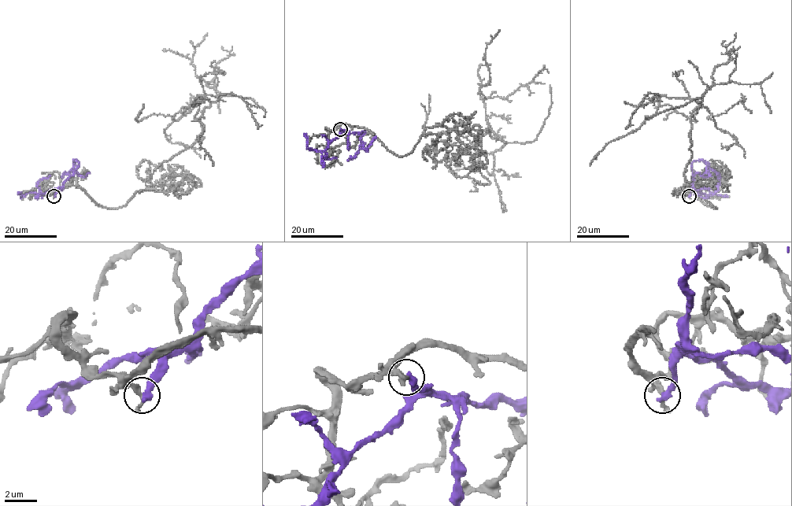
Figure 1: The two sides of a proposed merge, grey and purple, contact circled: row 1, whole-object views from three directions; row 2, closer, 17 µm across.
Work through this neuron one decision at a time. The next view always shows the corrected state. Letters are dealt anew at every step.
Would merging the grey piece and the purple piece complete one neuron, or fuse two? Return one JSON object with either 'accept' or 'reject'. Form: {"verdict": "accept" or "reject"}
{"verdict": "reject"}

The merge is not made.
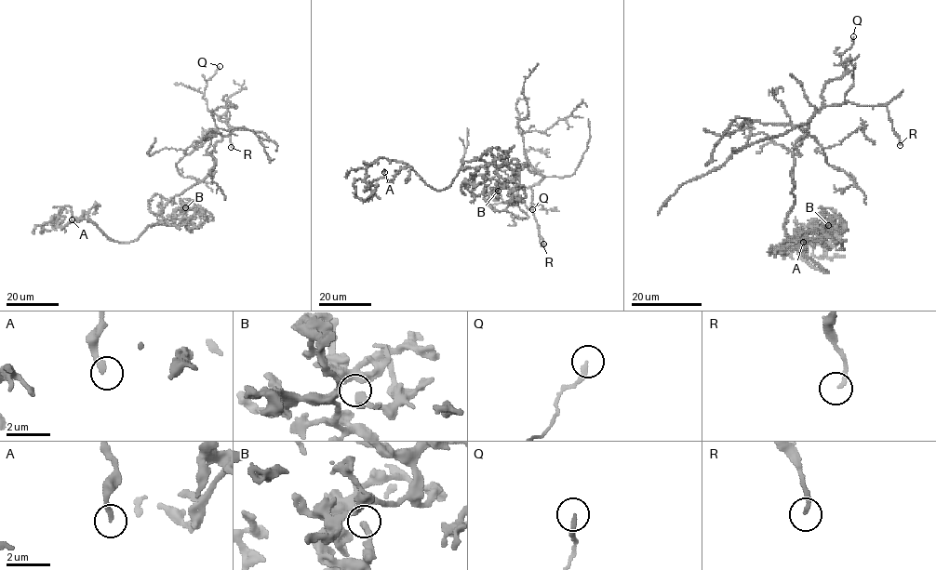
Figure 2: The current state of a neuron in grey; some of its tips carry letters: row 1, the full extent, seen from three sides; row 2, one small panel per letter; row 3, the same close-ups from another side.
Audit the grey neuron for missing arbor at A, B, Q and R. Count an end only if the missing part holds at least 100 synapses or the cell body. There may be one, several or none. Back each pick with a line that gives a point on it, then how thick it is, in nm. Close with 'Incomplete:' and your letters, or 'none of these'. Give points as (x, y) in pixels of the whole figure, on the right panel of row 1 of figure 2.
Incomplete: none of these

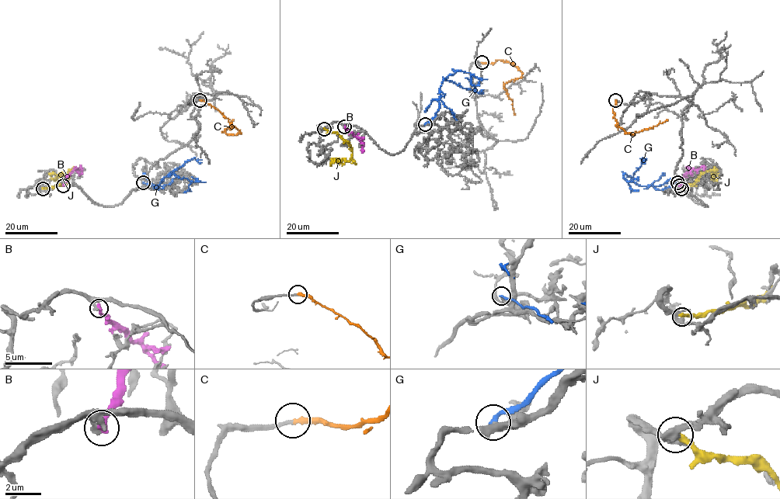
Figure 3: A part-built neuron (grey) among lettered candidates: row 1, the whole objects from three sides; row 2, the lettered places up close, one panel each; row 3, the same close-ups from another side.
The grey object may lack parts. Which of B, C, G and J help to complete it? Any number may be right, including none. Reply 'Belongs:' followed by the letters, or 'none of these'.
Belongs: C

